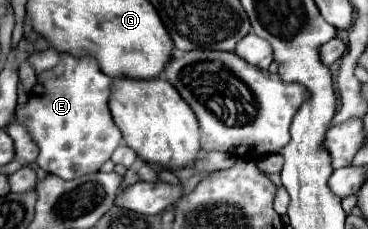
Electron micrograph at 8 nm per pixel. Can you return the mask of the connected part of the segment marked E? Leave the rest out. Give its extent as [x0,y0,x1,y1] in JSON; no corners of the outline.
[16,53,122,179]

